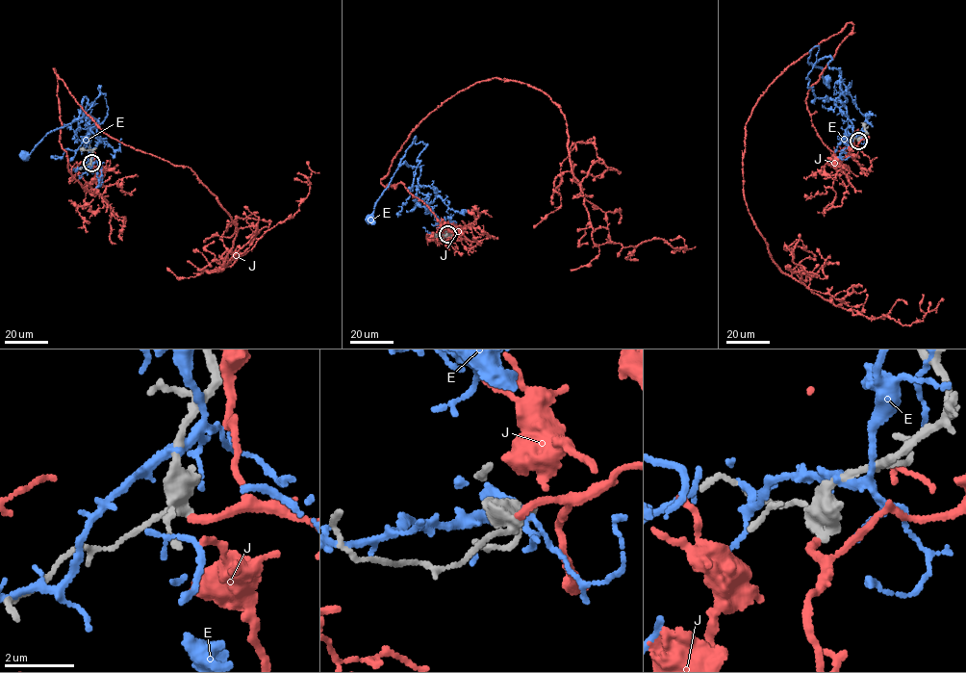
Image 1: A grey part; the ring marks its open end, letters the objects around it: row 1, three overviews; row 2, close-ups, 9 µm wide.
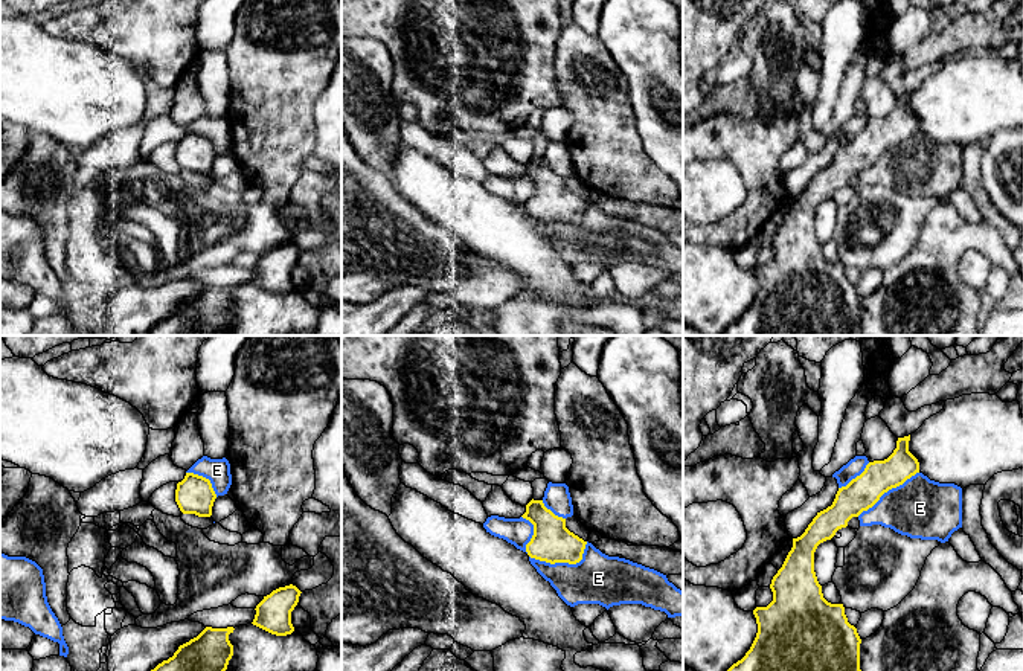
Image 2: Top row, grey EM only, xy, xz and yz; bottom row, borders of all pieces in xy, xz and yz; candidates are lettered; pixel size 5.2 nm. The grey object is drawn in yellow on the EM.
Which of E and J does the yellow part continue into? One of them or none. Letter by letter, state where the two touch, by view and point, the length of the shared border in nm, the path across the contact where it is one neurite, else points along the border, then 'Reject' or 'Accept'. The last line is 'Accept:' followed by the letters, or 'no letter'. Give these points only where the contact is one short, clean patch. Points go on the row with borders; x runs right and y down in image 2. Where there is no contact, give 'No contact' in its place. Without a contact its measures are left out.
E: Touches yellow at xz (563, 561). Shared border 320 nm. Reject
J: No contact. Accept
Accept: J

